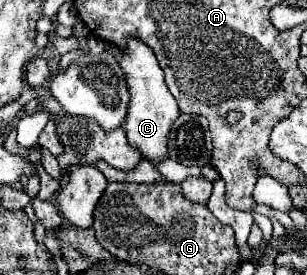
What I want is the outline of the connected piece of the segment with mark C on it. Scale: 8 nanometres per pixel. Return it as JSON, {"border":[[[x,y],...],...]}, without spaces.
{"border":[[[129,40],[129,48],[121,50],[121,48],[113,48],[111,44],[107,44],[109,50],[113,50],[117,62],[121,64],[127,80],[129,80],[129,92],[131,92],[131,102],[129,102],[129,110],[127,110],[127,118],[123,122],[123,130],[127,134],[127,140],[133,148],[137,148],[141,152],[141,156],[149,162],[165,162],[169,156],[169,132],[173,122],[179,116],[179,108],[177,102],[173,98],[173,94],[169,92],[165,80],[163,80],[163,70],[157,64],[157,58],[153,54],[151,48],[147,48],[141,40]]]}

